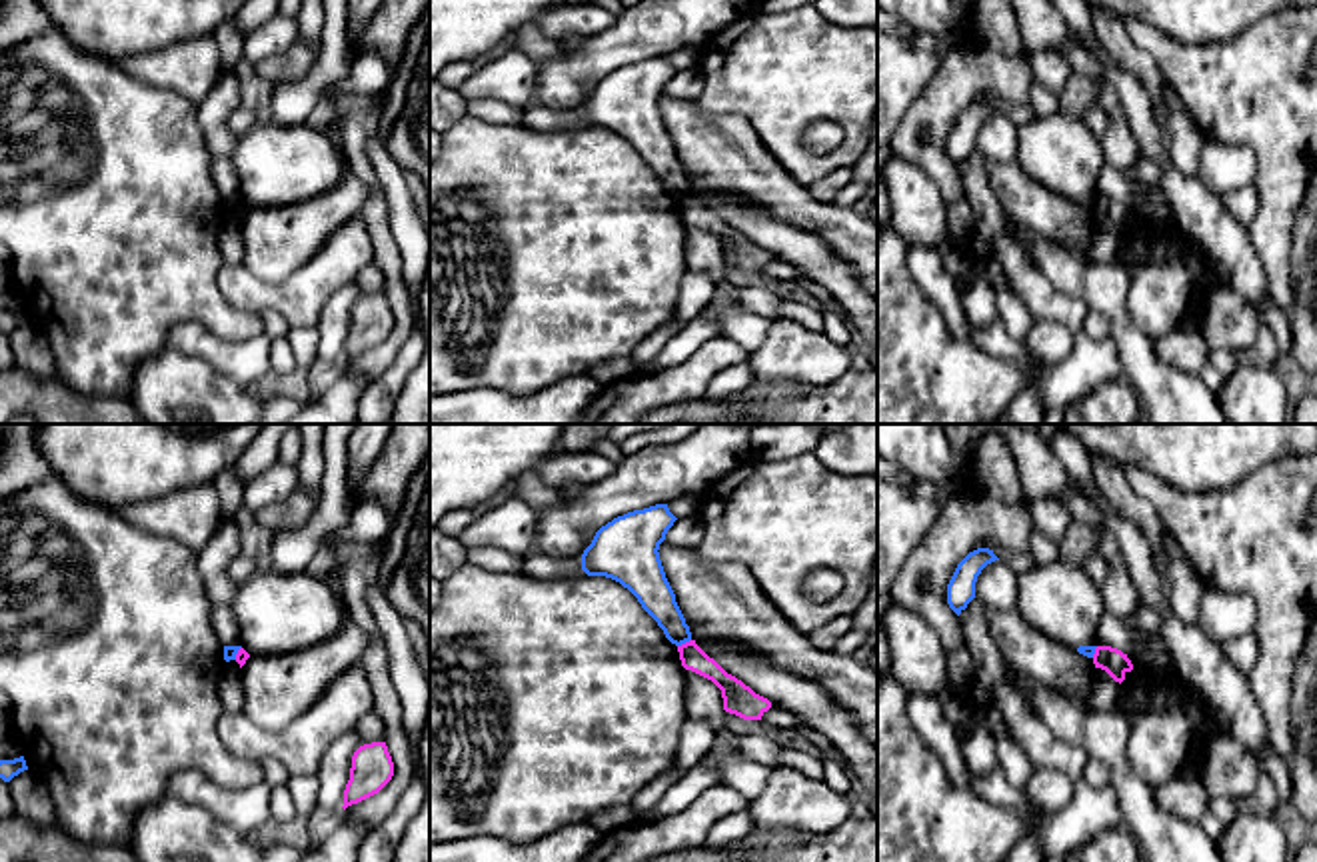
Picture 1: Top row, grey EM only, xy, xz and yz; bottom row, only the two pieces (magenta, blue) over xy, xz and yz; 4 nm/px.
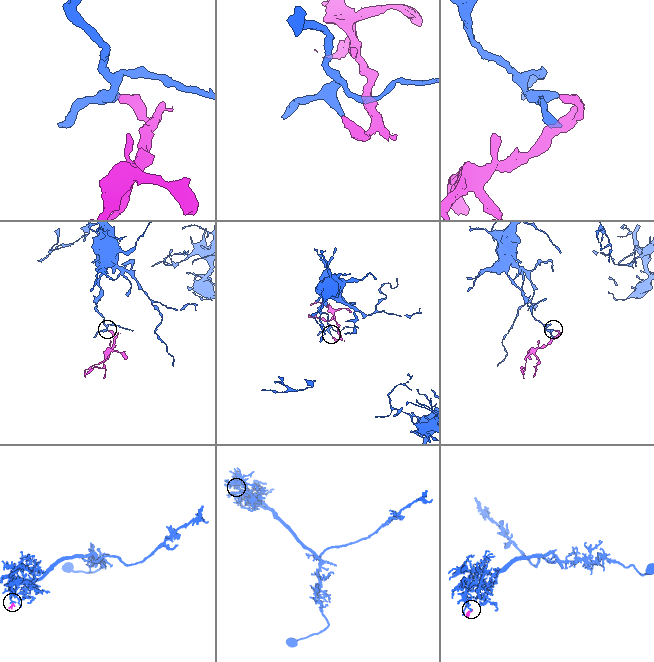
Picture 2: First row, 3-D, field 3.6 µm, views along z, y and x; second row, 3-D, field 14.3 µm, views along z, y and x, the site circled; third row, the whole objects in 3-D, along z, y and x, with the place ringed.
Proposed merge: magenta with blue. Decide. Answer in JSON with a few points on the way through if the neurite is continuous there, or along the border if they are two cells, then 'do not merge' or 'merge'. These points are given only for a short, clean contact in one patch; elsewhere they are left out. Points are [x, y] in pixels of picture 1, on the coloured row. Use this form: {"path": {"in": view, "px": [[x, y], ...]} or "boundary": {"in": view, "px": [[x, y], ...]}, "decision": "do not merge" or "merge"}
{"boundary": {"in": "xz", "px": [[690, 638], [678, 646]]}, "decision": "do not merge"}

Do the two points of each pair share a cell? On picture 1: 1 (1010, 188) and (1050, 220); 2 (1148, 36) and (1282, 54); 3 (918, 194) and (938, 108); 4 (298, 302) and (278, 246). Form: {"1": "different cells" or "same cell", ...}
{"1": "same cell", "2": "same cell", "3": "different cells", "4": "different cells"}

